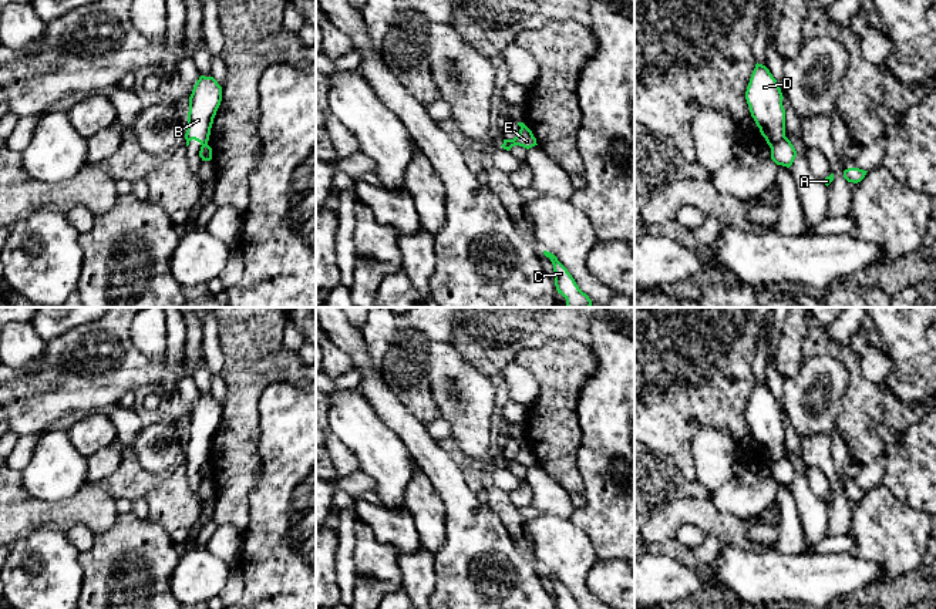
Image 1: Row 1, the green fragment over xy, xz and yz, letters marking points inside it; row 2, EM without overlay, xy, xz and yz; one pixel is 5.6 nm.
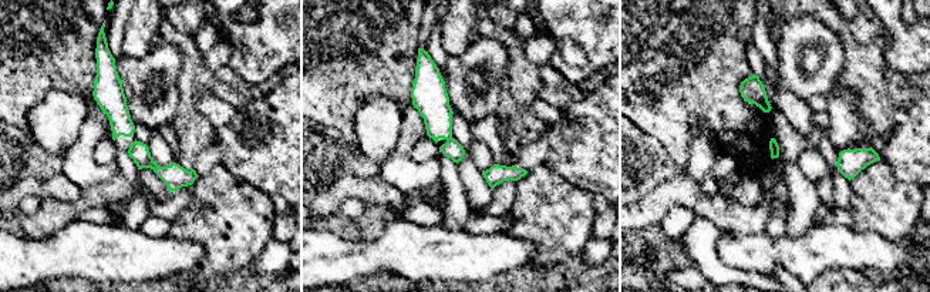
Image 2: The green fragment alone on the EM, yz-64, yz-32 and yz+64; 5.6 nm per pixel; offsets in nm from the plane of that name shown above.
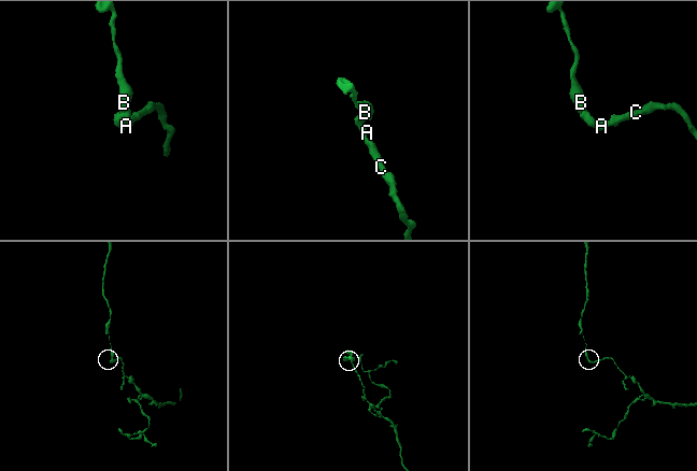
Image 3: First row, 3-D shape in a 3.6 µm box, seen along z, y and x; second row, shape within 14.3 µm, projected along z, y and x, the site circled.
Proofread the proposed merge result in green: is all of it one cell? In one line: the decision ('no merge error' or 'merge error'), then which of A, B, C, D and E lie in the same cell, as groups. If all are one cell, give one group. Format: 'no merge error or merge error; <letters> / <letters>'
merge error; A C E / B D

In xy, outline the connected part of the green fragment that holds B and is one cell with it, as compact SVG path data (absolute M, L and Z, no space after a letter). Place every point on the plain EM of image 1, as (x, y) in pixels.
M201 394L189 415L186 465L192 458L208 462L213 437L222 420L222 406L213 396Z

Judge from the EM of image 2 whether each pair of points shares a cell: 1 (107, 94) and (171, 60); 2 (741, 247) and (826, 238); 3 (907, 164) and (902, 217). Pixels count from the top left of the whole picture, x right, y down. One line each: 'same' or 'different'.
1: different
2: same
3: different

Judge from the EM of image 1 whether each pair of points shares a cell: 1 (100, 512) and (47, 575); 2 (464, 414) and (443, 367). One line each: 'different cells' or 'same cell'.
1: different cells
2: same cell

